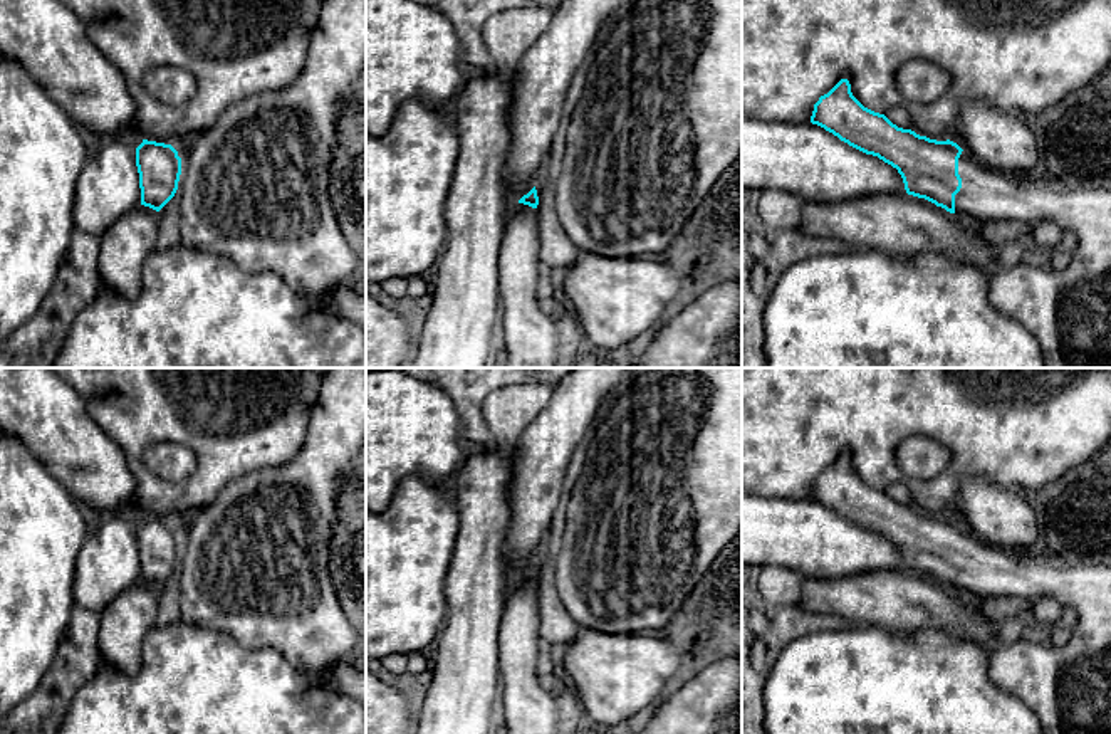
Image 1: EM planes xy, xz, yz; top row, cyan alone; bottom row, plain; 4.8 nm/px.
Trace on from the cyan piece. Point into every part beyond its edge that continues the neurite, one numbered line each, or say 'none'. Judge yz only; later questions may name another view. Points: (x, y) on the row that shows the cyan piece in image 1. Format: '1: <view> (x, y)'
1: yz (1069, 313)

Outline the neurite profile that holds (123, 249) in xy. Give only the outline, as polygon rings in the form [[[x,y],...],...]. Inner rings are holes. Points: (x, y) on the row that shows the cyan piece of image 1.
[[[139,205],[119,217],[99,237],[99,275],[102,286],[126,299],[136,299],[143,289],[143,267],[156,250],[158,212]]]

